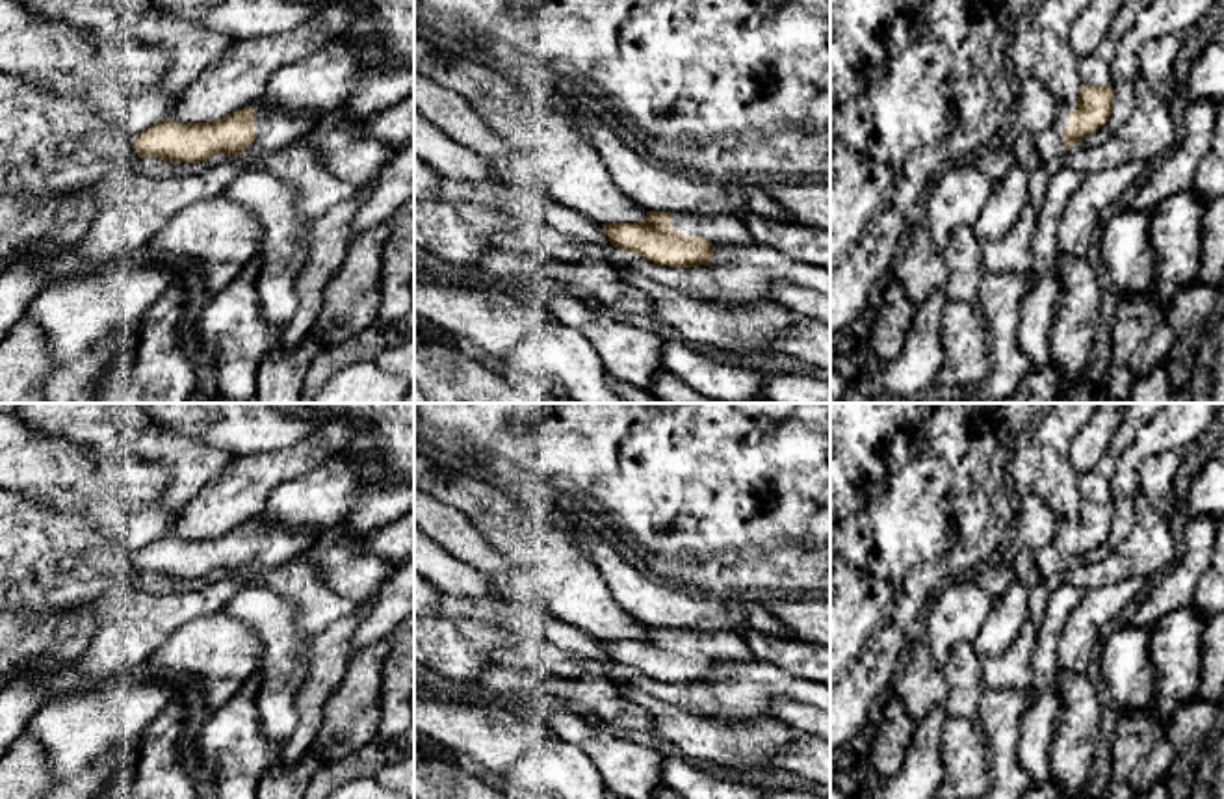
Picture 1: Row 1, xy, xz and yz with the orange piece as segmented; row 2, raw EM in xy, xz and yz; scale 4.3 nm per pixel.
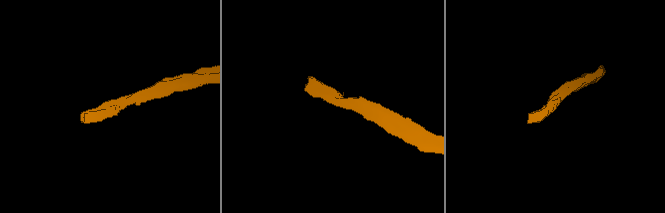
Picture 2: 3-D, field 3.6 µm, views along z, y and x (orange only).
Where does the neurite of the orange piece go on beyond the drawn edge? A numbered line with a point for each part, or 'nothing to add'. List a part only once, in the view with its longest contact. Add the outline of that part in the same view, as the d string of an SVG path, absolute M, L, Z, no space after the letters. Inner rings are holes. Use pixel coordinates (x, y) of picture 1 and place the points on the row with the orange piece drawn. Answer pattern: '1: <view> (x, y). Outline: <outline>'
1: xz (717, 229). Outline: M672 214L672 227L685 236L700 236L715 247L754 242L747 223L737 216Z

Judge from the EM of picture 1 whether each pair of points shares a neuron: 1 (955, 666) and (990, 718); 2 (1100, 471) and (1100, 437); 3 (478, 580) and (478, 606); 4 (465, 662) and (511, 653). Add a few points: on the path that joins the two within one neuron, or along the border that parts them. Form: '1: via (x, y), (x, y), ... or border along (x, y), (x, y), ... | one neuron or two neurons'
1: border along (985, 692), (976, 718) | two neurons
2: border along (1120, 422), (1102, 458), (1081, 474) | two neurons
3: border along (435, 586), (463, 597), (506, 601) | two neurons
4: via (476, 653), (500, 653) | one neuron

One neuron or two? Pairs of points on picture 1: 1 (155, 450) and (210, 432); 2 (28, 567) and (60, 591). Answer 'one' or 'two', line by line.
1: two
2: one

